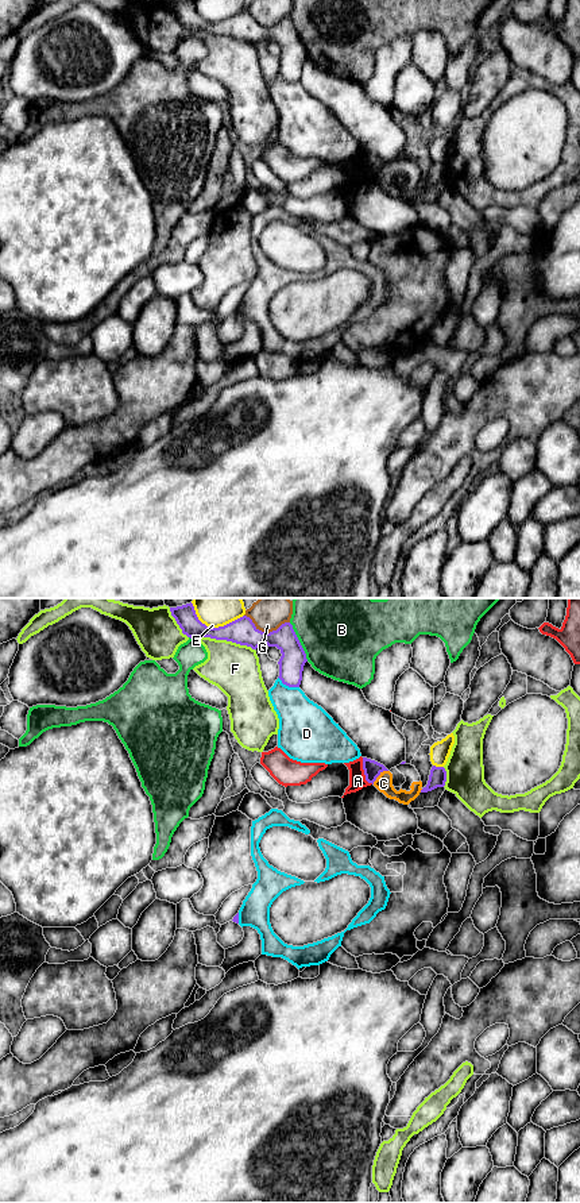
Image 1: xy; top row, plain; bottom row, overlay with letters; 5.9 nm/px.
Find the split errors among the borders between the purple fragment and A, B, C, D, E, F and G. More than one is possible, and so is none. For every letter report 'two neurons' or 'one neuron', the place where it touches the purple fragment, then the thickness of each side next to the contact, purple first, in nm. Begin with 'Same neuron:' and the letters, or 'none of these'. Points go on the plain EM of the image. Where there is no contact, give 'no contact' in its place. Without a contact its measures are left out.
Same neuron: none of these
A: two neurons; meets purple in xy at (364, 168); 100 nm thick on the purple side, 100 nm on the other
B: two neurons; meets purple in xy at (298, 37); 150 nm thick on the purple side, 440 nm on the other
C: two neurons; meets purple in xy at (379, 169); 100 nm thick on the purple side, 100 nm on the other
D: two neurons; meets purple in xy at (287, 80); 150 nm thick on the purple side, 280 nm on the other
E: two neurons; meets purple in xy at (215, 23); 160 nm thick on the purple side, 140 nm on the other
F: two neurons; meets purple in xy at (227, 35); 160 nm thick on the purple side, 300 nm on the other
G: two neurons; meets purple in xy at (265, 27); 160 nm thick on the purple side, 160 nm on the other

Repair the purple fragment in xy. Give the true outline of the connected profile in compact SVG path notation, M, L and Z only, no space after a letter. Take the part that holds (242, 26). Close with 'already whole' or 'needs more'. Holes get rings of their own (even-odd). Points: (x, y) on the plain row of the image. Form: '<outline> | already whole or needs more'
M193 0L170 3L170 7L182 24L182 28L190 34L210 32L227 35L251 42L252 45L256 45L263 39L277 42L282 49L278 57L278 73L289 82L299 82L303 61L308 54L290 18L285 18L277 26L266 28L259 26L247 11L224 22L210 23L198 15Z | already whole

